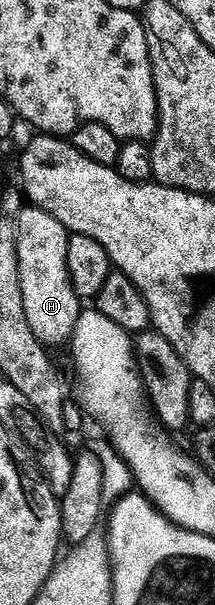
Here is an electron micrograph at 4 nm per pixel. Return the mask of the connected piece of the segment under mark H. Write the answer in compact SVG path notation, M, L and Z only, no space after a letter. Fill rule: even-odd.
M25 206L17 222L17 250L21 259L21 290L23 310L34 340L42 346L68 345L77 329L83 311L83 301L75 294L67 270L67 246L70 232L54 216L41 208Z

